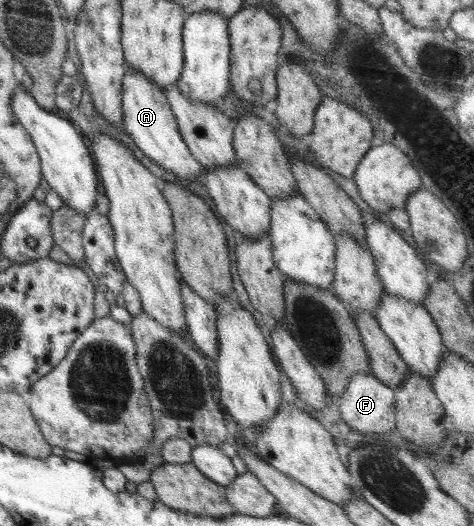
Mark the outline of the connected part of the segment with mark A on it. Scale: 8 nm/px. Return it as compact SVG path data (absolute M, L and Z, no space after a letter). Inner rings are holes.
M125 65L122 77L122 117L125 132L136 146L164 170L175 175L178 182L196 181L204 176L205 168L192 156L188 145L178 130L178 123L165 96L165 90L142 75L140 71Z

